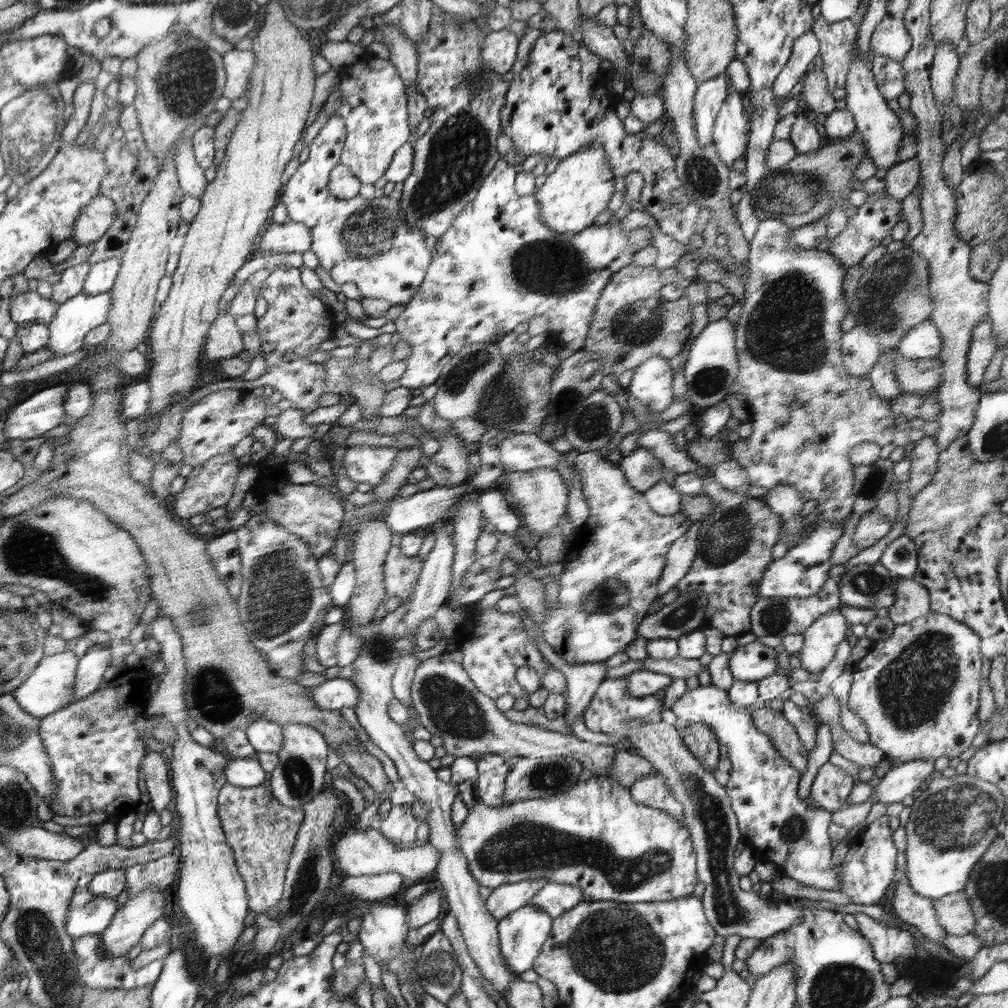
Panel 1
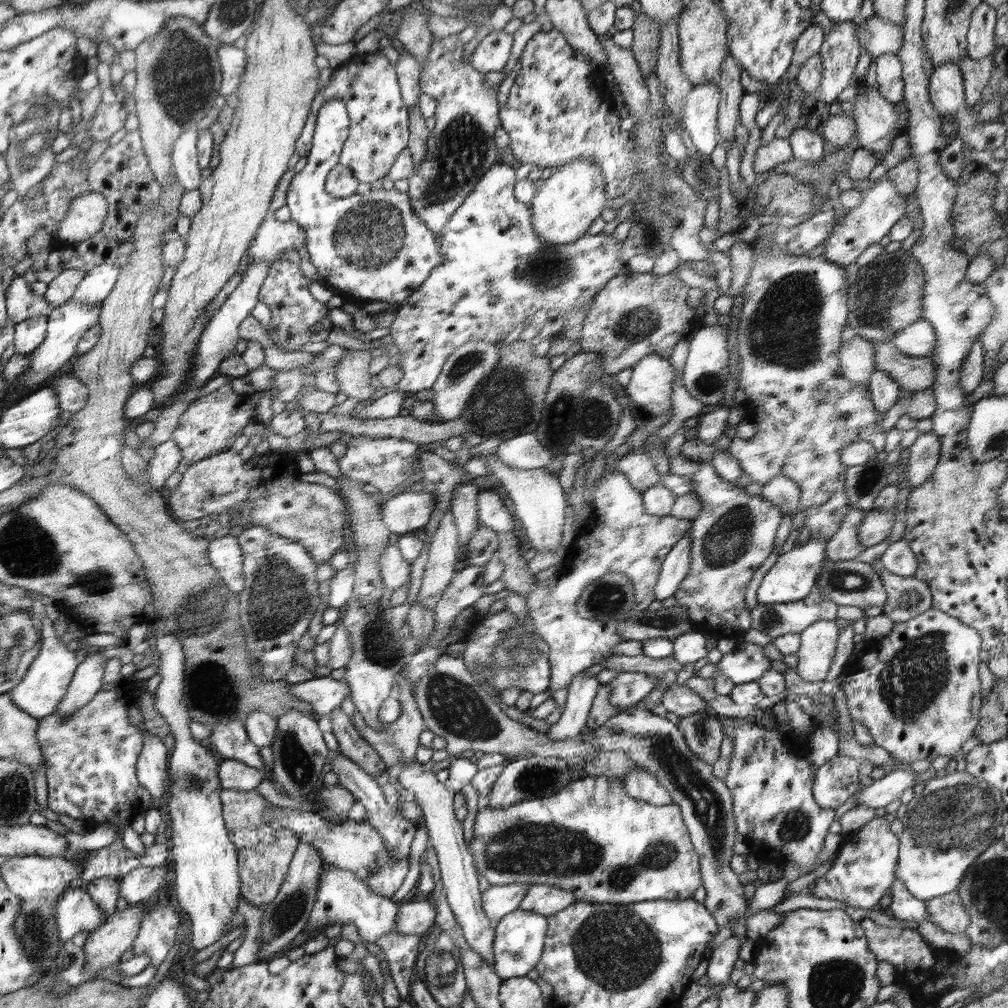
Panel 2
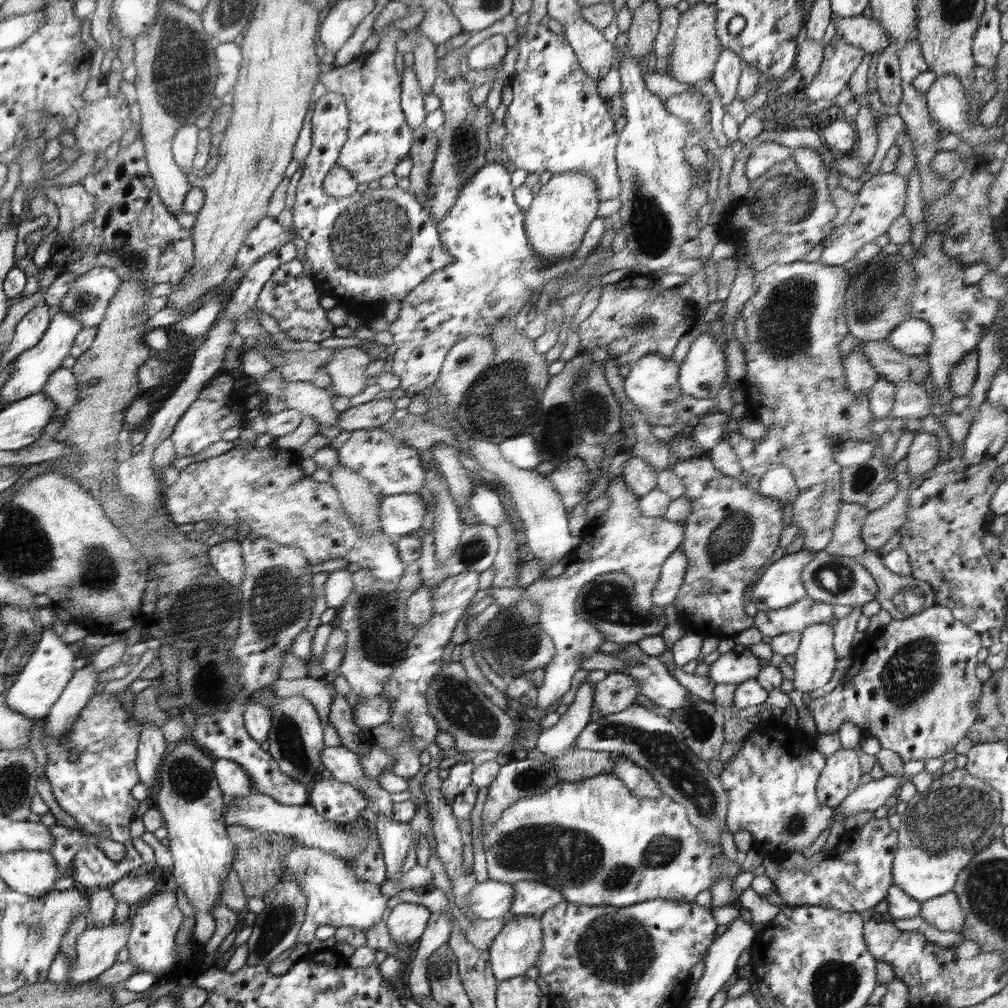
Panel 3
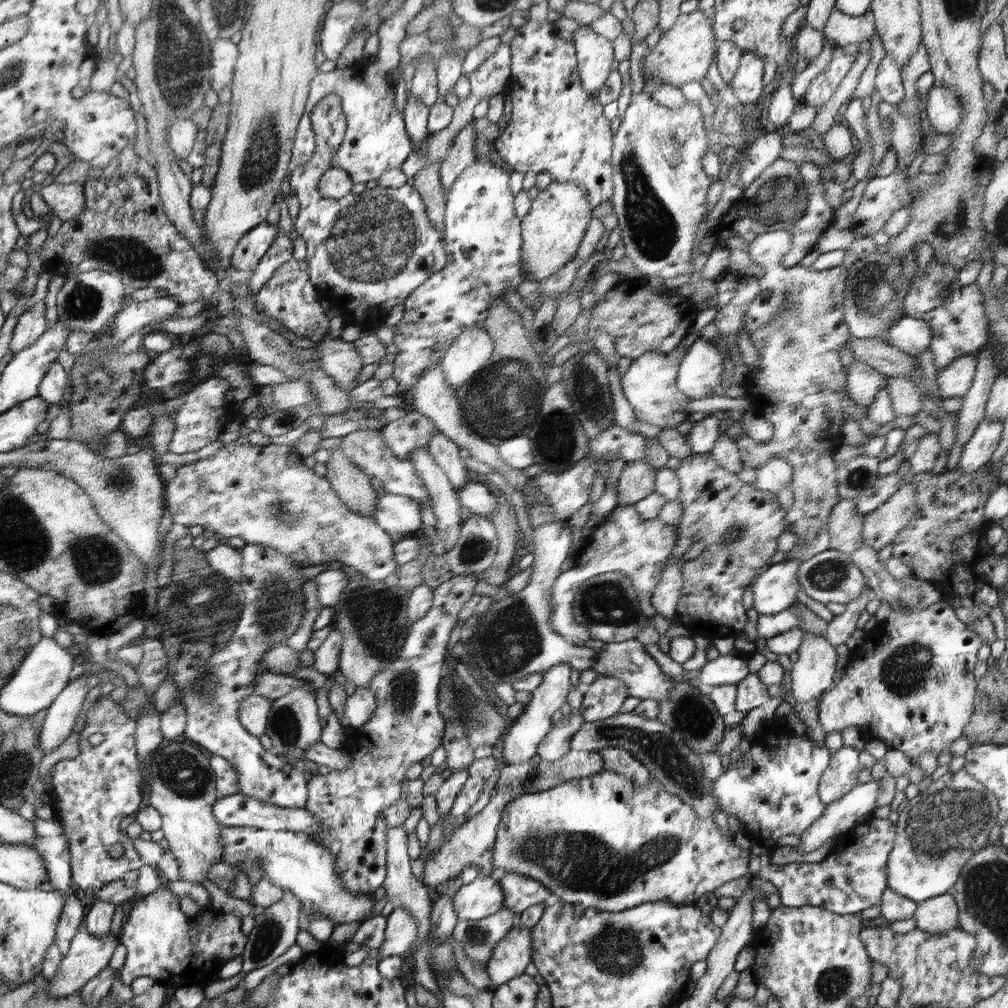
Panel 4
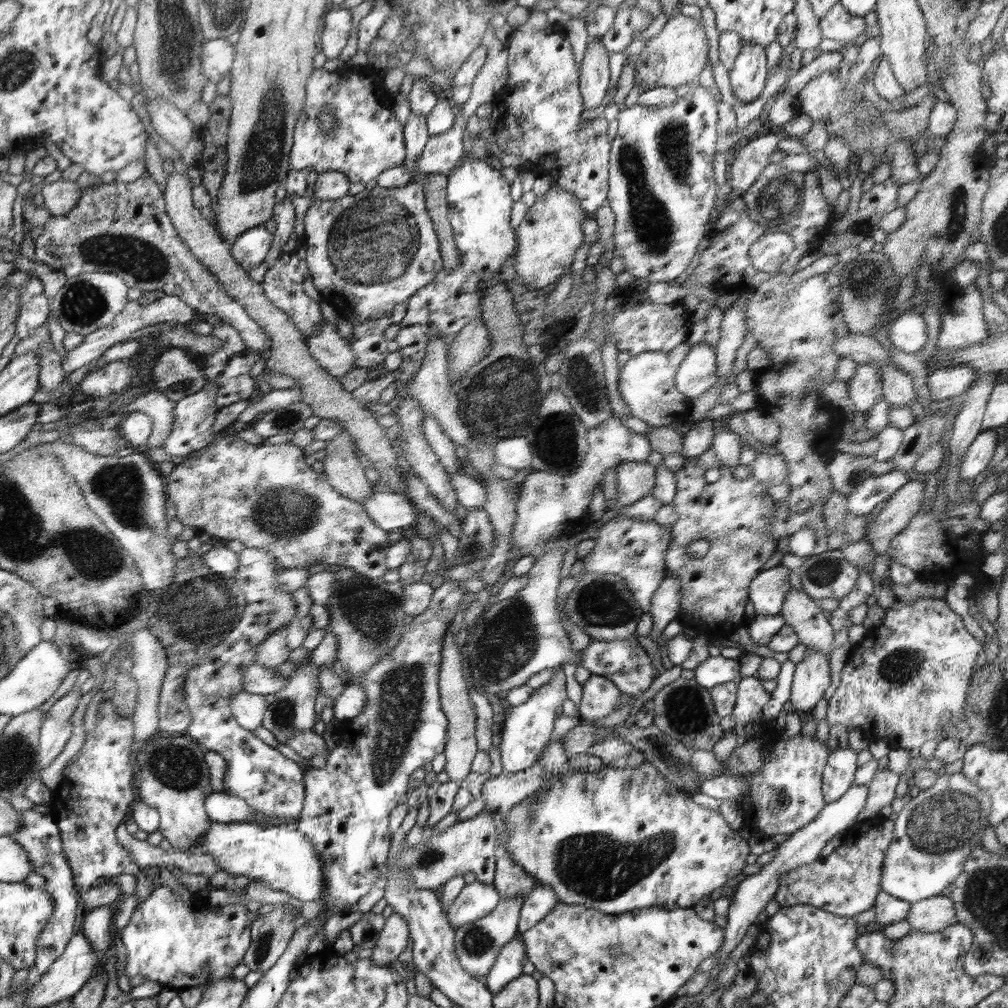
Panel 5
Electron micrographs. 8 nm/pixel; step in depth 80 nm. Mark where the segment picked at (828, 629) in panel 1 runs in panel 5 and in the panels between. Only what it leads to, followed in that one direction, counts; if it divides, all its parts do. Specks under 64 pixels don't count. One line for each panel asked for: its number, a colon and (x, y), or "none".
2: (819, 641)
3: (816, 658)
4: (813, 672)
5: (811, 677)

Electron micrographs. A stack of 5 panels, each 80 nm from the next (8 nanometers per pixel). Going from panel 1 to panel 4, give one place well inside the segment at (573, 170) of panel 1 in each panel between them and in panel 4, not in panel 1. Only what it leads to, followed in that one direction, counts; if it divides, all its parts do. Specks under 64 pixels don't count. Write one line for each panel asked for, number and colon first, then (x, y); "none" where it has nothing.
2: (573, 196)
3: (556, 221)
4: (552, 231)

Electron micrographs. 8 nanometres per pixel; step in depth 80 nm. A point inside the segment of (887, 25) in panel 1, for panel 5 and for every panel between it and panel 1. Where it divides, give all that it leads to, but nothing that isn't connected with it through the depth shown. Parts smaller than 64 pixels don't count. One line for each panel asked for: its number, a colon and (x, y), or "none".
2: (878, 37)
3: (867, 34)
4: (841, 29)
5: (839, 25)

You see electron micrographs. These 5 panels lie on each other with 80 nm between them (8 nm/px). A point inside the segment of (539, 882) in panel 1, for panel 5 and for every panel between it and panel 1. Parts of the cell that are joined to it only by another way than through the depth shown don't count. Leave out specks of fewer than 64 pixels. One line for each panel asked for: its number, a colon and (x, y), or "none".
2: (497, 901)
3: (491, 899)
4: (483, 897)
5: (476, 900)

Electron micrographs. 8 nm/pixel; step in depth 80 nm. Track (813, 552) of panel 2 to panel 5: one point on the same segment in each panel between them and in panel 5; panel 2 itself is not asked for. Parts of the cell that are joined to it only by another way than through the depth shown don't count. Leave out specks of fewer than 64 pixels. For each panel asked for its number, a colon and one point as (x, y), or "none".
3: (781, 584)
4: (777, 588)
5: (767, 591)

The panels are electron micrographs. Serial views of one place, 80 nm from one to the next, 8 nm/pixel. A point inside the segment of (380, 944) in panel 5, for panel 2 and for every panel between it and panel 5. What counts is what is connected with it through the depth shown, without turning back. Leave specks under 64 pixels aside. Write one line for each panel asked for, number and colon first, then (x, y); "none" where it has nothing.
2: (413, 917)
3: (406, 922)
4: (401, 931)

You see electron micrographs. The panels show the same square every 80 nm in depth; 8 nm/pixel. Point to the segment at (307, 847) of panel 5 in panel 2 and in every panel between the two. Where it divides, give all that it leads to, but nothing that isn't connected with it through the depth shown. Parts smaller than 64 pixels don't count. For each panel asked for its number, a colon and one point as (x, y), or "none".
2: (342, 898)
3: (336, 896)
4: (292, 861)

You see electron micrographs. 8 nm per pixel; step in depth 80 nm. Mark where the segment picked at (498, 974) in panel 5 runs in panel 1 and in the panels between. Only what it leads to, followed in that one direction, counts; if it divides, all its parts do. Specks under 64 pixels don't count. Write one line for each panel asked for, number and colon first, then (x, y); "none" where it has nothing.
1: (521, 934)
2: (519, 941)
3: (517, 947)
4: (510, 957)

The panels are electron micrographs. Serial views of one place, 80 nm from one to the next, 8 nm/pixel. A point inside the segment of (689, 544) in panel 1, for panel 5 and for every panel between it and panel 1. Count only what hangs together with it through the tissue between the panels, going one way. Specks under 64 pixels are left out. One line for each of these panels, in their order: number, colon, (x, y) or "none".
2: (676, 564)
3: (674, 568)
4: (665, 598)
5: (665, 605)

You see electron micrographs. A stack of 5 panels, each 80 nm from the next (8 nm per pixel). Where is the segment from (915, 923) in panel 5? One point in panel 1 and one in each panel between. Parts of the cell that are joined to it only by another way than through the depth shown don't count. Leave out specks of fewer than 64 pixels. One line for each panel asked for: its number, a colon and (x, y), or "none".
1: (954, 912)
2: (948, 912)
3: (944, 912)
4: (937, 915)

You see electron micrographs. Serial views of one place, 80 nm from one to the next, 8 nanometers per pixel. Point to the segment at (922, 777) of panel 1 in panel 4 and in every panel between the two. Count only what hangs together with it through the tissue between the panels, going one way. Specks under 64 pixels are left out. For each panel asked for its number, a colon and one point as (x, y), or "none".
2: (890, 787)
3: (867, 797)
4: (840, 815)

